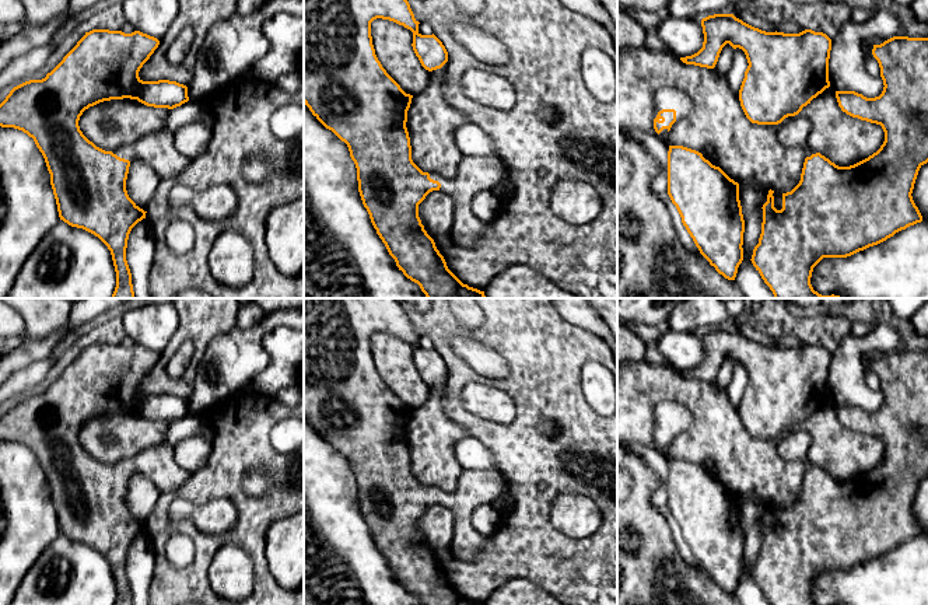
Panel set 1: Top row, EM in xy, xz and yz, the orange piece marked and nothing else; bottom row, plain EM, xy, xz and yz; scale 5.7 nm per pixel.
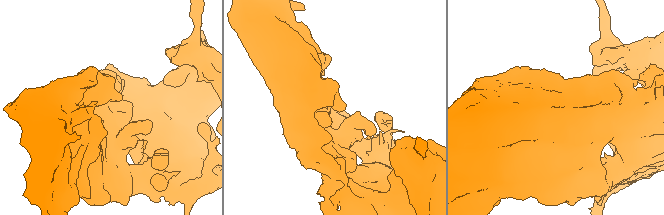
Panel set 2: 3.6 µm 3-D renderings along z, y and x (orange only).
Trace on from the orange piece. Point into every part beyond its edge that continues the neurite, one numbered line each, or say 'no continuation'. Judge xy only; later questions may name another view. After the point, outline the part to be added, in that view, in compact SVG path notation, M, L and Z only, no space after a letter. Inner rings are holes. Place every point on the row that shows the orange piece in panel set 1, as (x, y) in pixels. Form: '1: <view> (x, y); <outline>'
1: xy (157, 149); M167 127L148 133L132 144L122 144L112 153L129 161L140 160L148 164L160 179L175 181L189 164L175 147L174 133Z

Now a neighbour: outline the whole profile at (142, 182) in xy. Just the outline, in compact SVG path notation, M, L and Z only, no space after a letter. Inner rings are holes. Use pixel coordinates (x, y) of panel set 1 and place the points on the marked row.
M140 160L130 161L126 190L136 206L147 211L160 182L158 174L148 164Z

